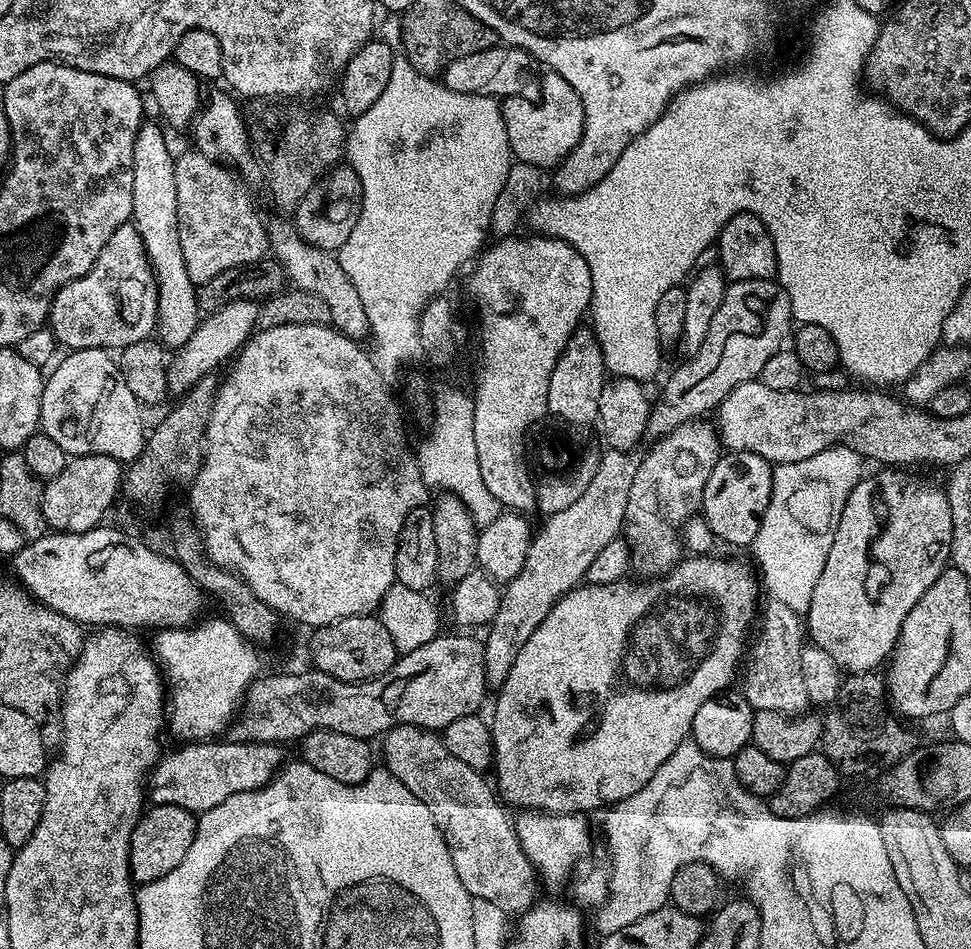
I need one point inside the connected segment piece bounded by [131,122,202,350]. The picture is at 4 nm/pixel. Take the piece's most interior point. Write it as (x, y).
(155, 212)

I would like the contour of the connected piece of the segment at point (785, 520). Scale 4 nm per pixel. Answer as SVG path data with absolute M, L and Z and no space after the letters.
M837 446L822 450L822 454L814 454L814 458L806 458L802 462L777 464L773 467L770 502L758 526L758 534L750 545L750 552L758 569L763 591L765 588L771 599L790 606L790 610L807 613L814 586L818 586L818 578L826 566L826 554L830 554L830 546L834 546L834 530L838 530L842 506L846 506L846 498L850 498L854 486L862 478L860 464L862 465L862 457L854 449Z

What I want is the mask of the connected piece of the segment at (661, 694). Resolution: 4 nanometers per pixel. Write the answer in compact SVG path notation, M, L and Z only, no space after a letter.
M717 554L689 555L681 559L671 569L669 580L664 585L646 585L631 582L628 578L608 585L585 583L566 593L562 599L542 618L538 630L530 634L526 646L518 658L514 658L514 666L510 666L510 674L504 685L495 693L496 709L490 715L492 729L492 763L496 780L494 788L499 799L505 805L516 810L535 810L550 812L557 816L562 814L589 814L595 808L607 809L620 800L636 796L650 778L678 750L680 744L689 739L694 714L702 707L702 702L719 696L729 687L732 679L737 679L738 669L746 655L746 641L754 628L758 616L758 600L756 604L756 588L758 592L758 576L751 563L743 564L740 560L723 560Z

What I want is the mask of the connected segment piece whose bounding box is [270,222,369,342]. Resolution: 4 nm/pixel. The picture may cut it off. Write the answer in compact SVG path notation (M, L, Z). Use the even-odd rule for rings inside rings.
M295 223L280 224L270 232L270 252L276 263L284 267L284 275L292 288L301 288L304 292L315 294L326 302L330 309L331 327L337 328L342 335L360 342L369 335L366 310L362 307L362 298L358 298L358 290L354 290L354 282L346 278L346 270L342 270L339 259L333 253L310 246L298 234Z

